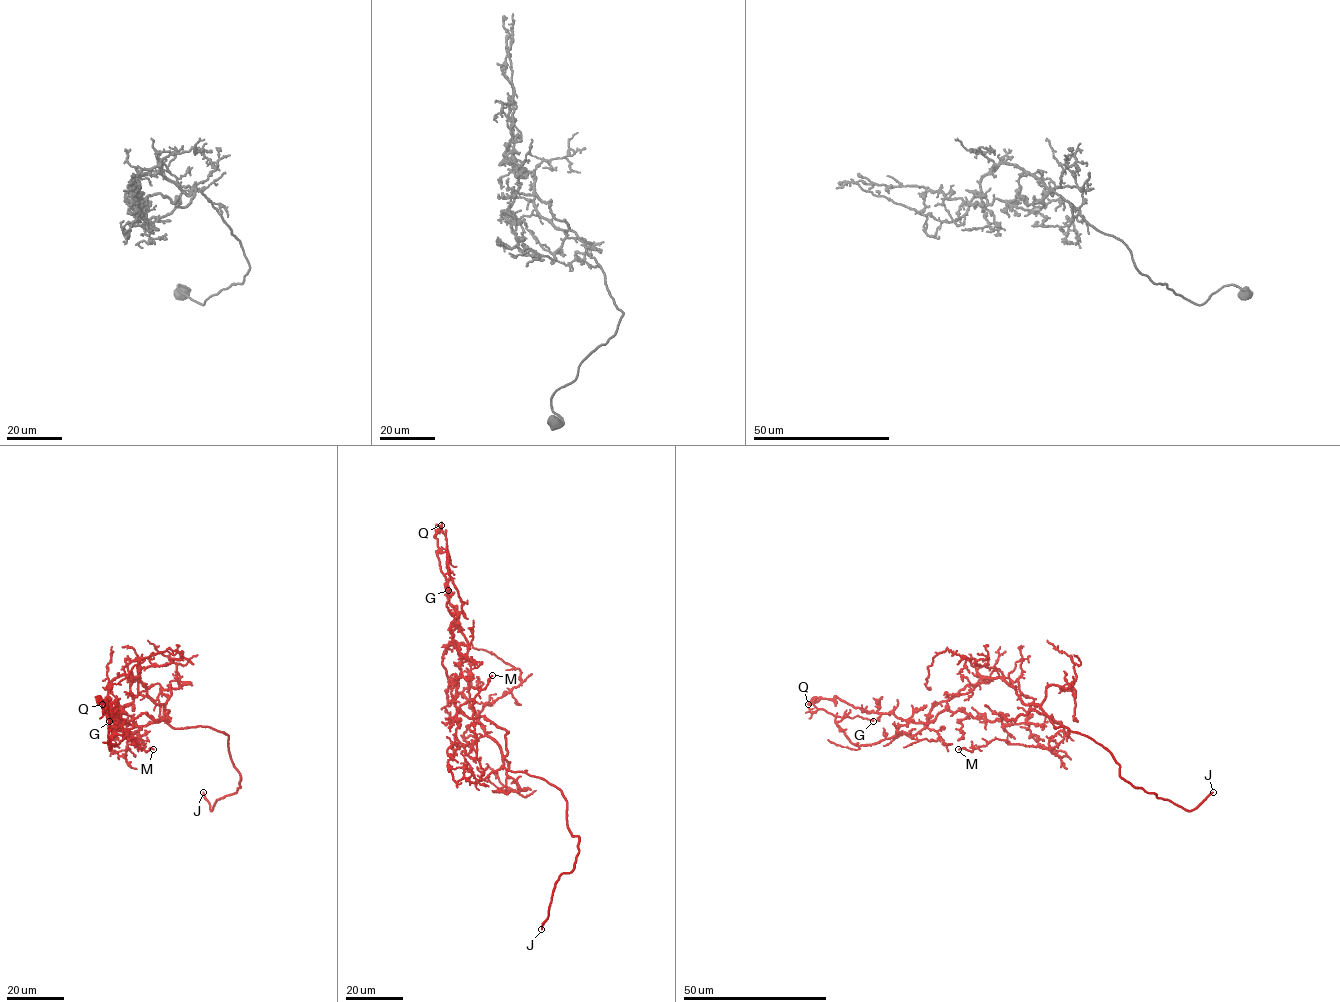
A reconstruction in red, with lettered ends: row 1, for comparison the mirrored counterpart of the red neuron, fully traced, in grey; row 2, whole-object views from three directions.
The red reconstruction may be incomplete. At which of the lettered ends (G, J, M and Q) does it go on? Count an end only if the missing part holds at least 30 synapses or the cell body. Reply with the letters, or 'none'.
J

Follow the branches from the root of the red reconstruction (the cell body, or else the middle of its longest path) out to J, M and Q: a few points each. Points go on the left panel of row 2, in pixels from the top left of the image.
J: (158, 704), (174, 728), (209, 726), (228, 736), (240, 786), (217, 799), (211, 810), (203, 792)
M: (158, 704), (163, 705), (165, 718), (140, 728), (142, 749), (134, 739), (136, 746), (153, 749)
Q: (158, 704), (168, 720), (142, 713), (118, 721), (122, 710), (124, 723), (98, 698), (102, 704)

